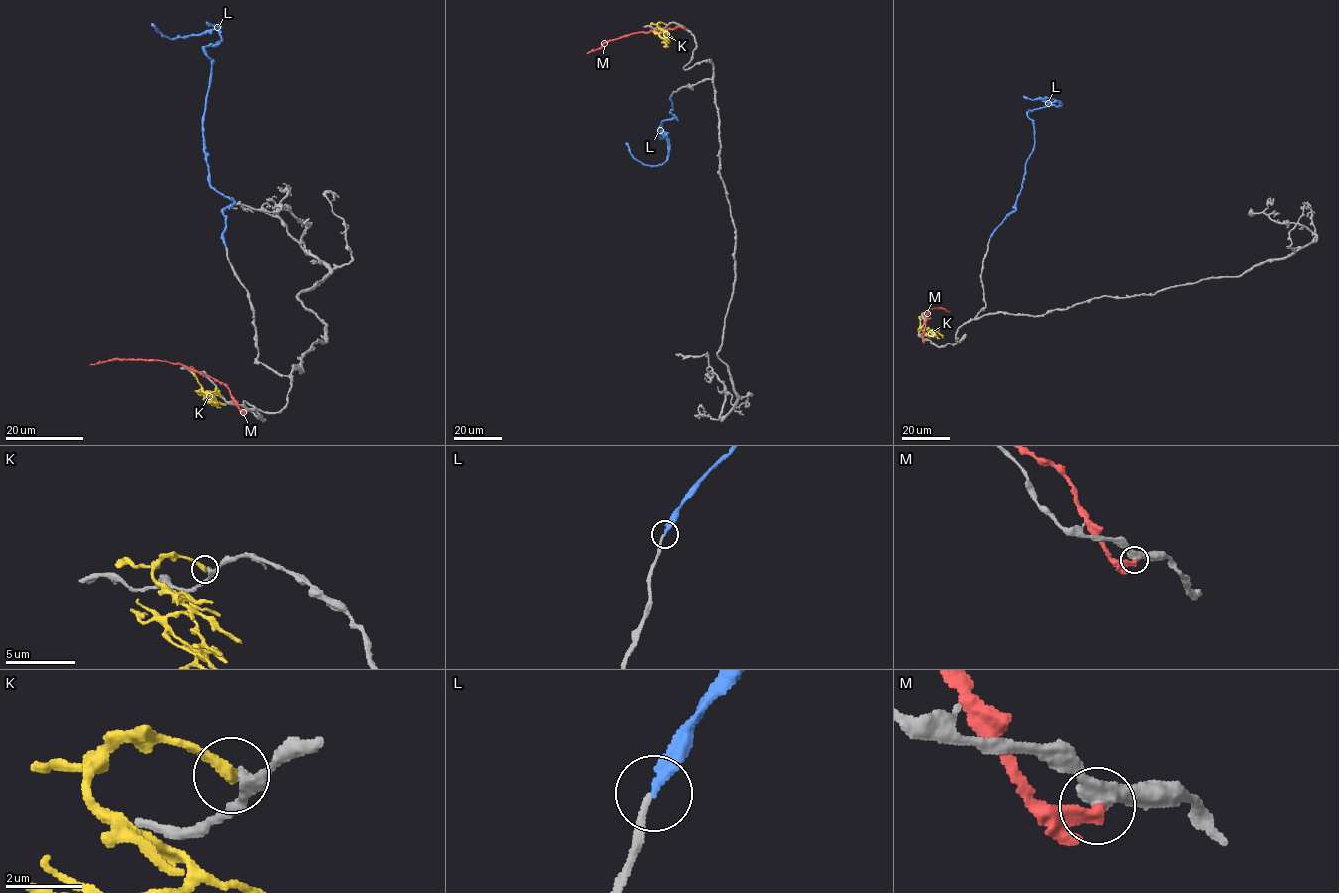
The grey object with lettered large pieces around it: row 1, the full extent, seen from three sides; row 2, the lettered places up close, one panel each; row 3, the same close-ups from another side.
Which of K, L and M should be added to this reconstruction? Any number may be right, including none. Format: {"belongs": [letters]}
{"belongs": ["L"]}

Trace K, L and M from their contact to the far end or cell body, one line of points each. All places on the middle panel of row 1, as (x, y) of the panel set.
K: (666, 24), (657, 25), (663, 30), (659, 35), (664, 47)
L: (672, 94), (670, 111), (677, 119), (663, 120), (658, 129), (669, 144), (667, 159), (642, 164), (625, 143)
M: (685, 28), (628, 34), (609, 40), (587, 54)

